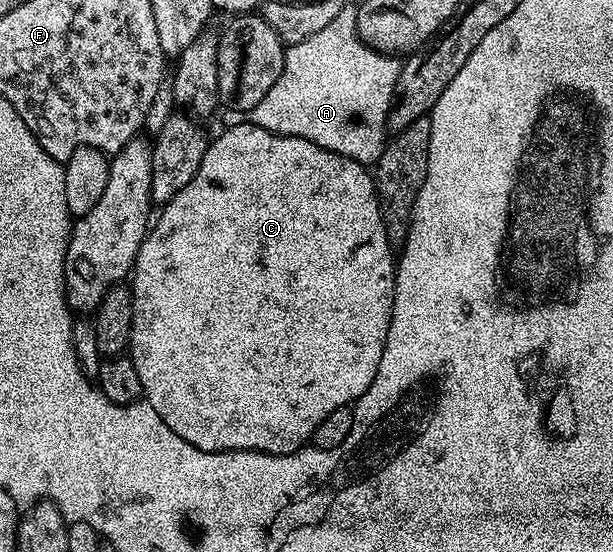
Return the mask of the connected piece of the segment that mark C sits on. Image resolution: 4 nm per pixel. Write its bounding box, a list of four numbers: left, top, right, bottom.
[127,121,396,455]

